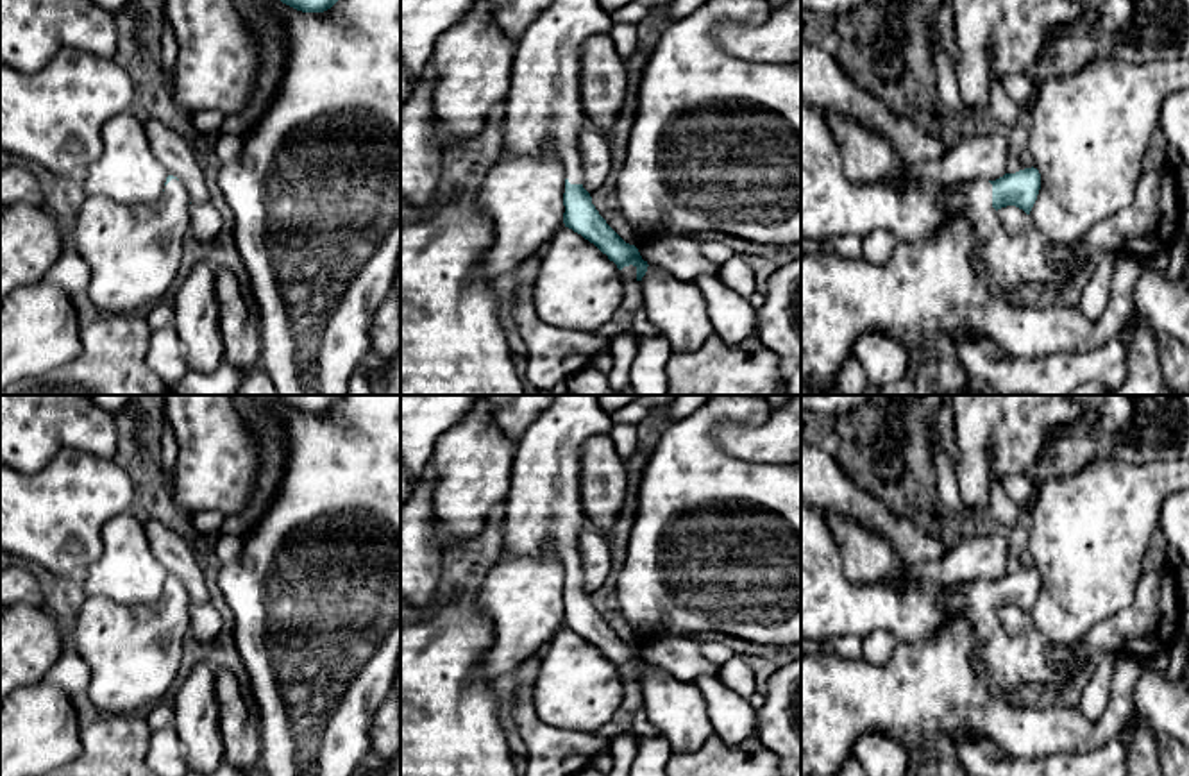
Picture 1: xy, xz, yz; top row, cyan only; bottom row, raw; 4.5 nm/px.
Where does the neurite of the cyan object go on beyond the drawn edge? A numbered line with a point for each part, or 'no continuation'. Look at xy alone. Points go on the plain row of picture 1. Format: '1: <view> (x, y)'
1: xy (134, 651)

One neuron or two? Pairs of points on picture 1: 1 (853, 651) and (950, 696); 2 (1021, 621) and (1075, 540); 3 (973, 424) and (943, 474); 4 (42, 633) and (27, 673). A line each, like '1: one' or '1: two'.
1: two
2: two
3: two
4: one

